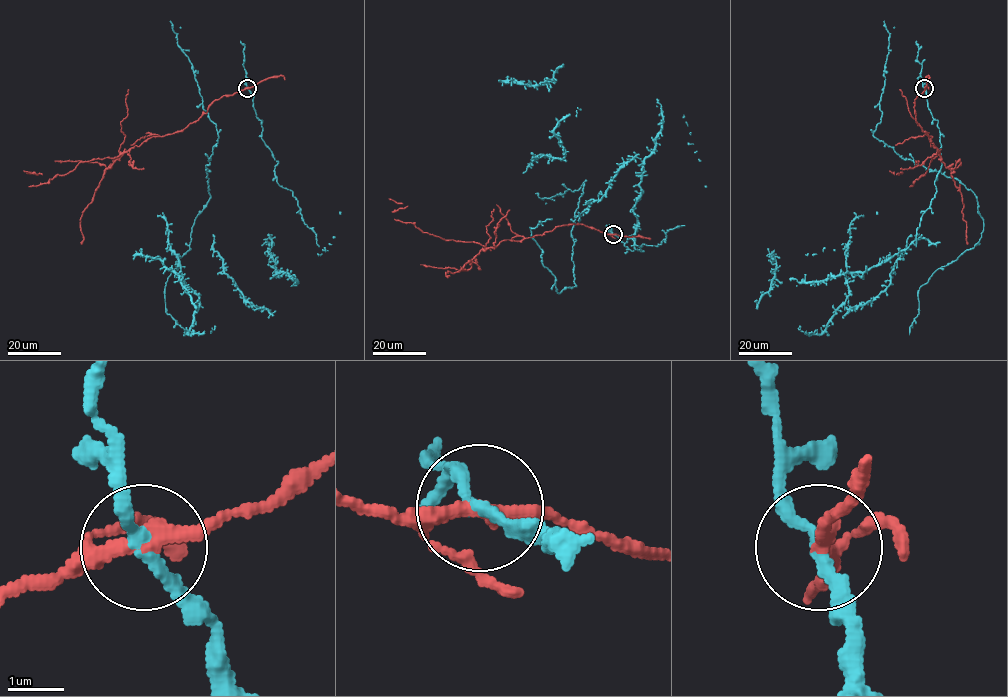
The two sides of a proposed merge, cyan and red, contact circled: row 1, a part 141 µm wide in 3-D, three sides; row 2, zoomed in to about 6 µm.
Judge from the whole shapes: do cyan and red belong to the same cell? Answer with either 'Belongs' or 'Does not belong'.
Does not belong

